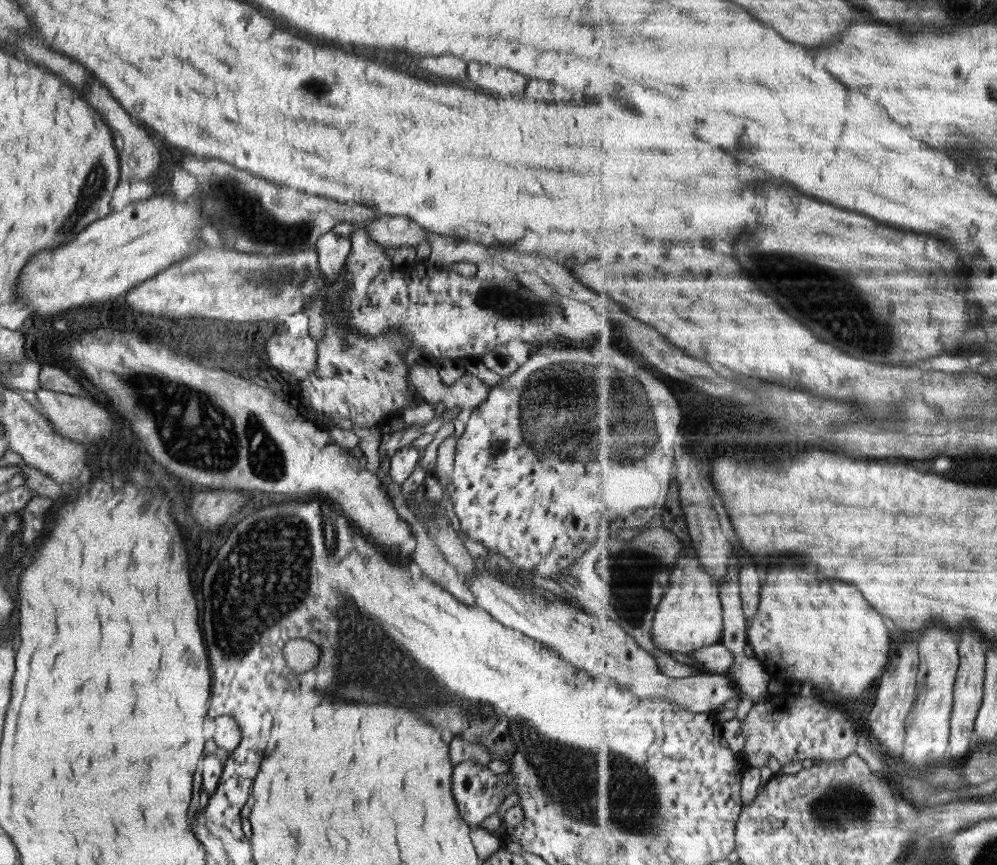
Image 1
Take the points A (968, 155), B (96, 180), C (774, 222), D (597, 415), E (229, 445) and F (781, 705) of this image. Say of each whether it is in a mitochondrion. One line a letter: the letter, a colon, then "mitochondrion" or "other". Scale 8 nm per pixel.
A: other
B: mitochondrion
C: other
D: mitochondrion
E: mitochondrion
F: other

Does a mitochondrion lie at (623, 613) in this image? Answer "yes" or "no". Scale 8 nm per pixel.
yes

